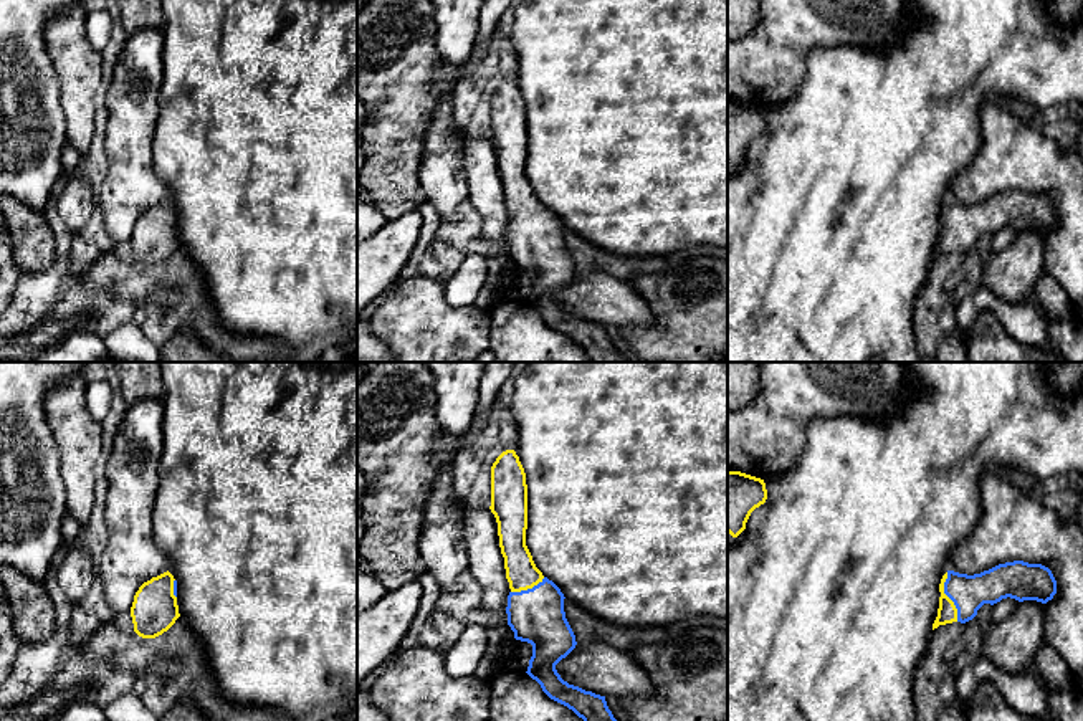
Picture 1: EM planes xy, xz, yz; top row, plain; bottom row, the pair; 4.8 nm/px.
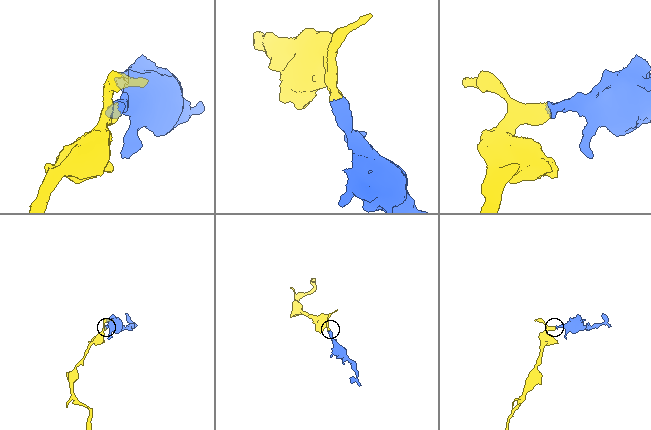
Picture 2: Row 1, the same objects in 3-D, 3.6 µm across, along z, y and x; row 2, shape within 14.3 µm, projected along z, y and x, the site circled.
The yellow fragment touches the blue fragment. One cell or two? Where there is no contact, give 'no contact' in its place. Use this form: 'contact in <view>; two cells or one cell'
contact in yz; one cell

